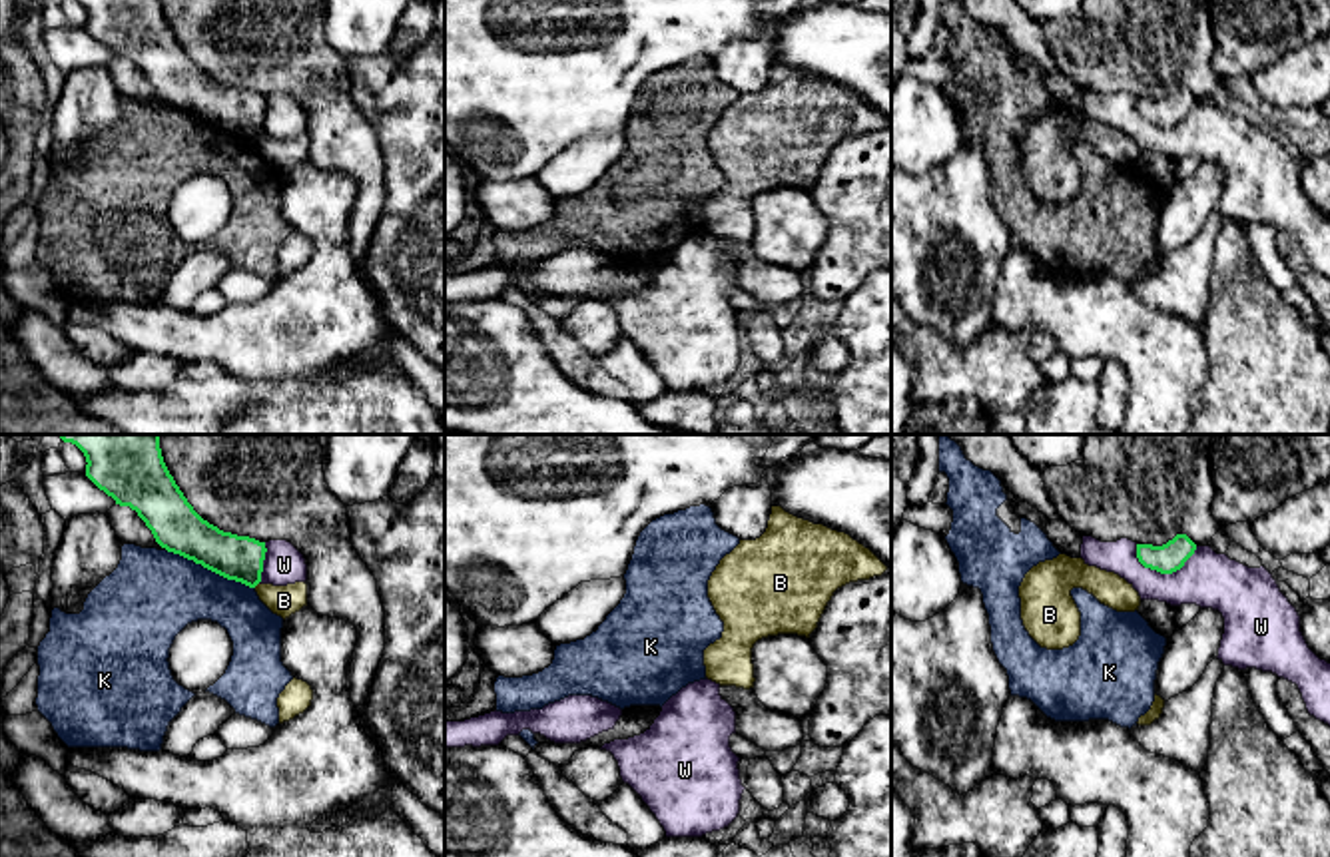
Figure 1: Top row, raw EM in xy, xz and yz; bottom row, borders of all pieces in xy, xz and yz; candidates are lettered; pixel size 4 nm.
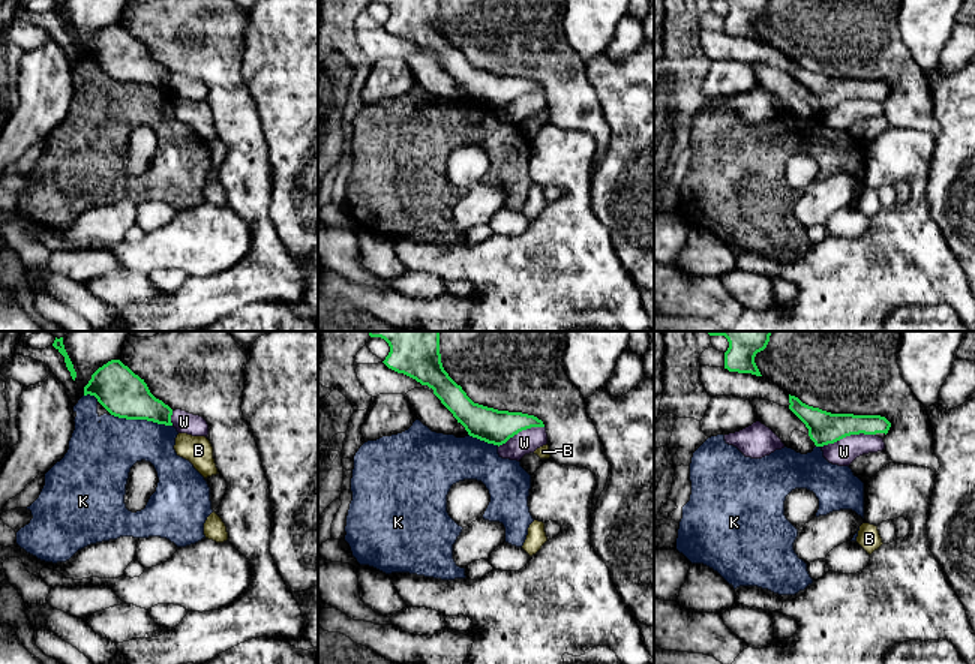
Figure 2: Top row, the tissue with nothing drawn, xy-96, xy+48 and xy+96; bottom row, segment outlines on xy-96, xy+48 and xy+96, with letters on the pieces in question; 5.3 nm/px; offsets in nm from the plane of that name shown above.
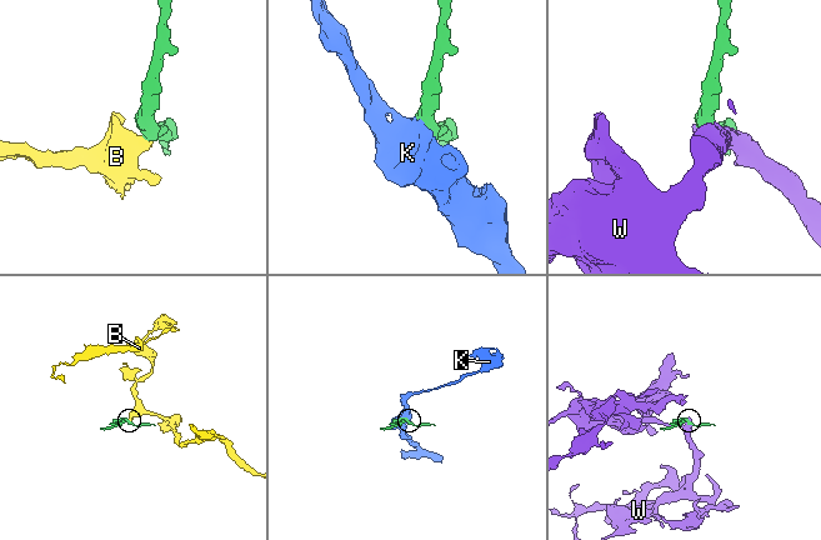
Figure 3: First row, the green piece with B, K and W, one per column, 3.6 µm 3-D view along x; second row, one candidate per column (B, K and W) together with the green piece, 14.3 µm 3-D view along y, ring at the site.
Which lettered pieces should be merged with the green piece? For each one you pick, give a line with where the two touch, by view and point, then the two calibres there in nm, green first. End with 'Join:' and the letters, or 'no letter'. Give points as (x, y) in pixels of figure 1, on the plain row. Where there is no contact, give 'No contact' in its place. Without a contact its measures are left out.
Join: no letter

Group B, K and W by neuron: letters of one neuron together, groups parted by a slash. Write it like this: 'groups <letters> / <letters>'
groups B / K / W

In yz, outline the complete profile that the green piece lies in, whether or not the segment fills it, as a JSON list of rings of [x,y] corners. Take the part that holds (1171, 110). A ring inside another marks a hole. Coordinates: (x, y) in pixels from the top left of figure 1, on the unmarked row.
[[[1176,88],[1163,100],[1137,98],[1137,112],[1145,122],[1172,128],[1194,108],[1196,98],[1186,88]]]

